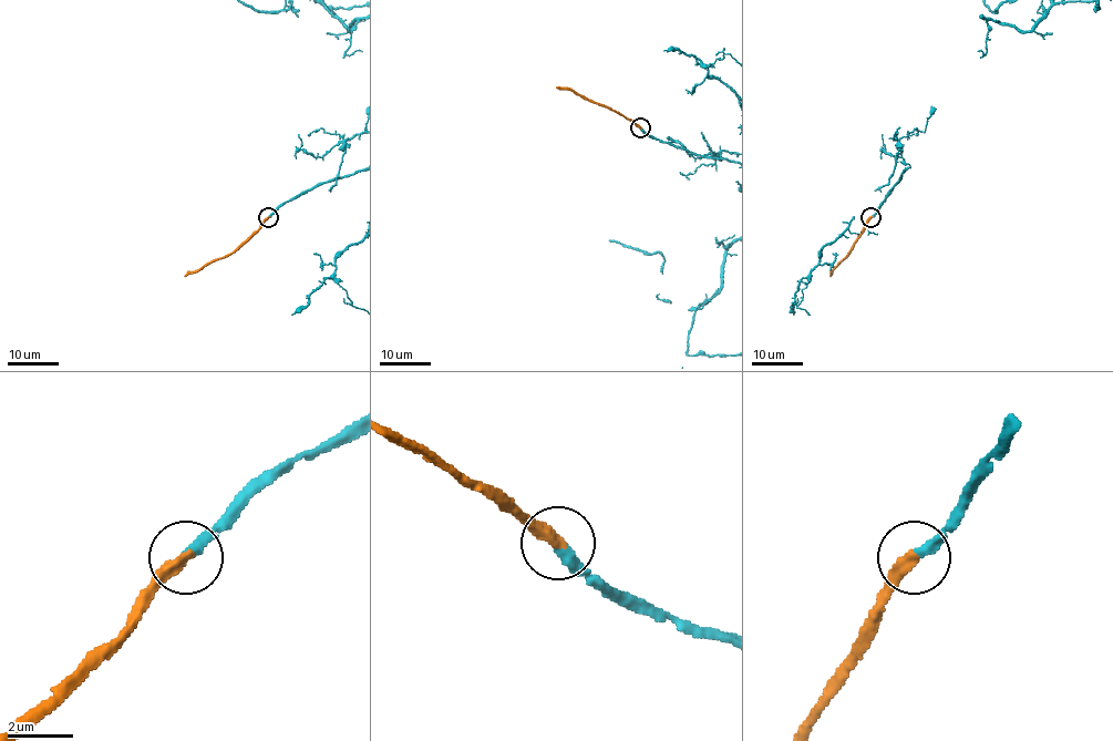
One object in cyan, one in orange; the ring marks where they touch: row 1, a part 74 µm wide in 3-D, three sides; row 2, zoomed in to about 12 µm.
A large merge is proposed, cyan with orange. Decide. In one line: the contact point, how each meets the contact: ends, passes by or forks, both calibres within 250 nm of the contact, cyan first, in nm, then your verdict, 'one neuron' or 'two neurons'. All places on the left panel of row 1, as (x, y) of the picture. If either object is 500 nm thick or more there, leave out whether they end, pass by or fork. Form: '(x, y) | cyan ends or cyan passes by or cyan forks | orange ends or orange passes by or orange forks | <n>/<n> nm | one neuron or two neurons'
(268, 217) | cyan ends | orange ends | 320/400 nm | one neuron

